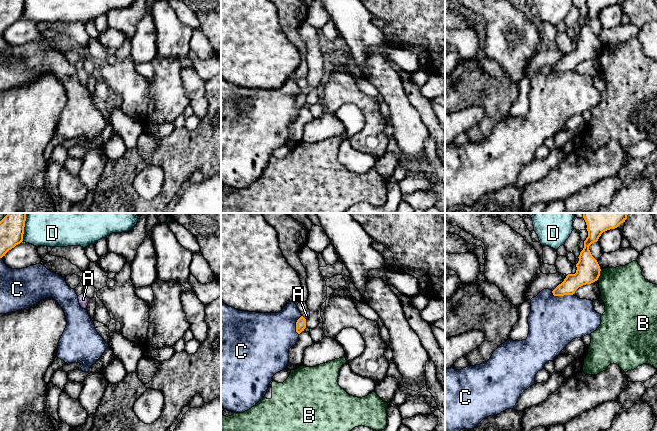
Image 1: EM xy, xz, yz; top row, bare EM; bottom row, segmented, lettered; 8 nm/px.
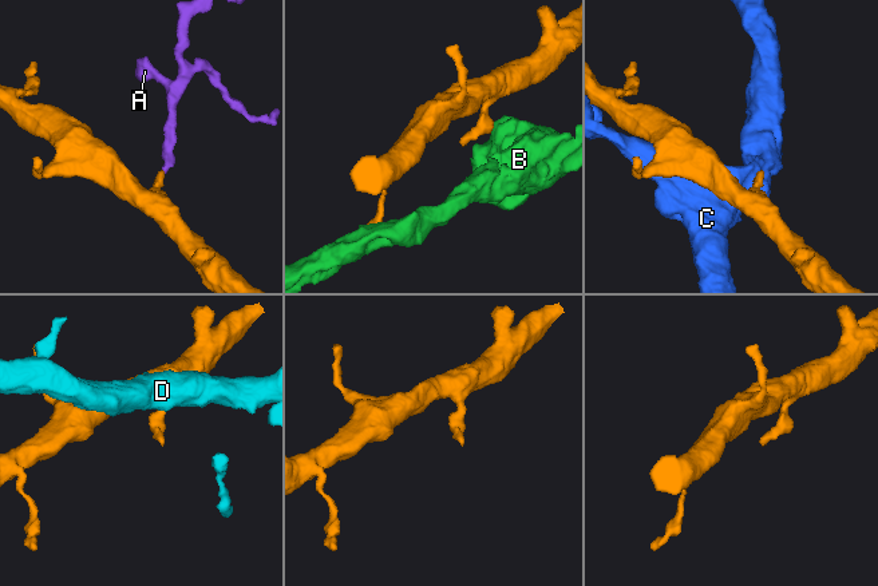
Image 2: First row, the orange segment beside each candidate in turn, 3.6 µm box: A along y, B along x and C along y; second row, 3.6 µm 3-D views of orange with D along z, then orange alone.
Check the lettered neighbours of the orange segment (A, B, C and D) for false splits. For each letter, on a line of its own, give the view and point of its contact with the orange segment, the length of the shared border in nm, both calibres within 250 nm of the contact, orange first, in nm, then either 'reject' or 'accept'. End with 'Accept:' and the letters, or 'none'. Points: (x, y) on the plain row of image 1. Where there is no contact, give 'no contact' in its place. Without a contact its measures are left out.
A: meets orange in xz at (303, 93); contact 50 nm long; 80 nm thick on the orange side, 50 nm on the other; accept
B: meets orange in yz at (599, 51); contact 90 nm long; 190 nm thick on the orange side, 380 nm on the other; reject
C: meets orange in yz at (561, 71); contact 180 nm long; 150 nm thick on the orange side, 420 nm on the other; reject
D: meets orange in xy at (23, 8); contact 140 nm long; 180 nm thick on the orange side, 190 nm on the other; reject
Accept: A

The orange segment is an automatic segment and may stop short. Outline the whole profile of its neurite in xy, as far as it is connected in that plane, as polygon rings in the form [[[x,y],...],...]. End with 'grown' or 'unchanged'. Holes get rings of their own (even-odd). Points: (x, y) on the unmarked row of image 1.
[[[0,0],[0,34],[23,17],[25,0]]]; unchanged

